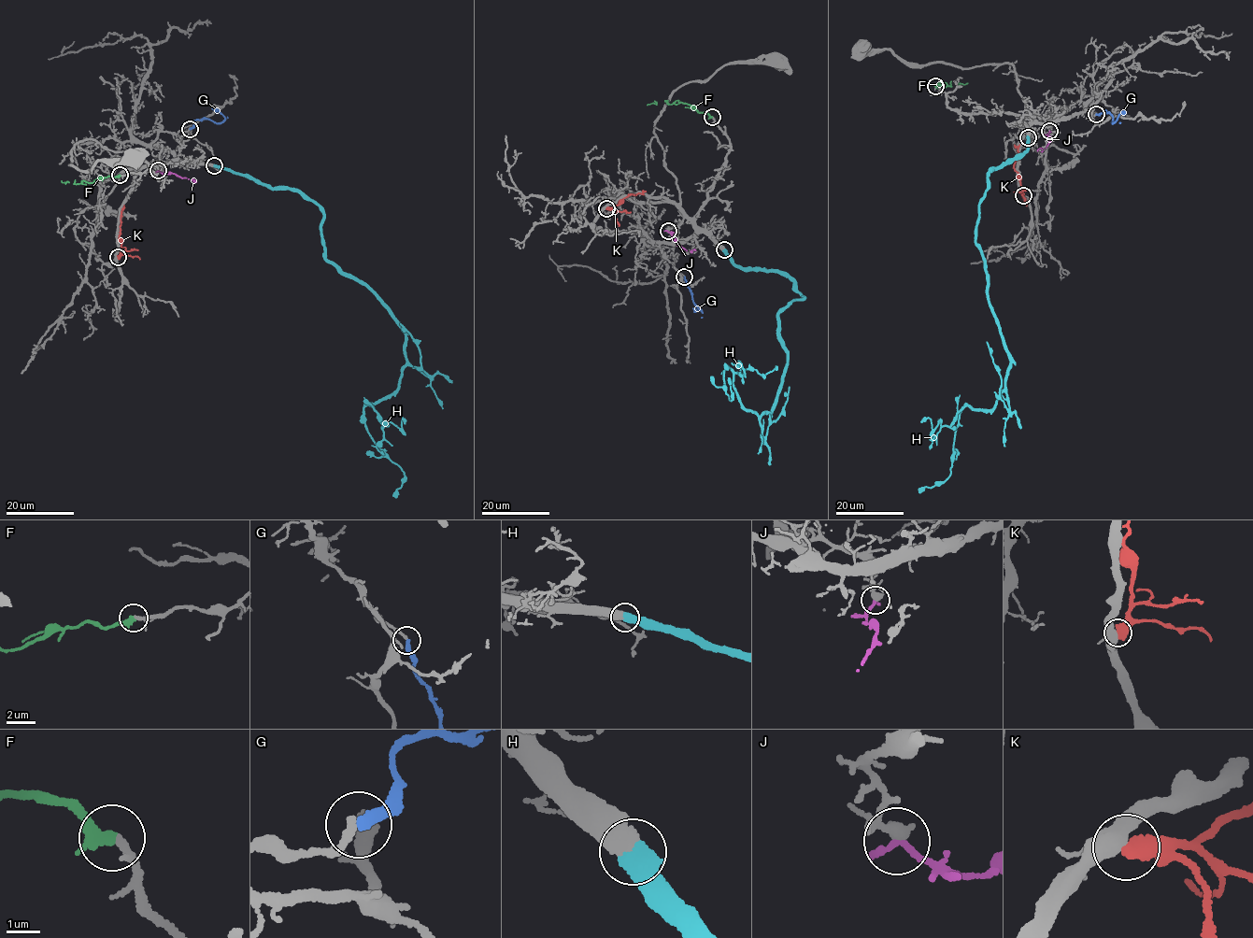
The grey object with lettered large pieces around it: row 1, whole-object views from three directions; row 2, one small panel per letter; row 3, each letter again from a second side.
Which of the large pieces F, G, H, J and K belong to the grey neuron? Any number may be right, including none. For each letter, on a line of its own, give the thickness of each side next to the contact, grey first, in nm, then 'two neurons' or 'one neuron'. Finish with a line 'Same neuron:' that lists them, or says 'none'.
F: 160 nm thick on the grey side, 320 nm on the other; one neuron
G: 200 nm thick on the grey side, 340 nm on the other; two neurons
H: 550 nm thick on the grey side, 550 nm on the other; one neuron
J: 260 nm thick on the grey side, 240 nm on the other; two neurons
K: 400 nm thick on the grey side, 550 nm on the other; two neurons
Same neuron: F, H

